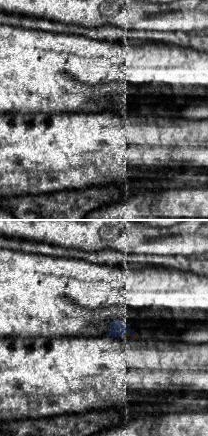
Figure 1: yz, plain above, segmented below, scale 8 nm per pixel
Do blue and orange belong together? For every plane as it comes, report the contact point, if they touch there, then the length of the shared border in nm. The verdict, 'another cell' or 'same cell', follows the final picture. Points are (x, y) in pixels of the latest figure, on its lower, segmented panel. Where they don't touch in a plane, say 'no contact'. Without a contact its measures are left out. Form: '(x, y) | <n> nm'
(130, 333) | 100 nm

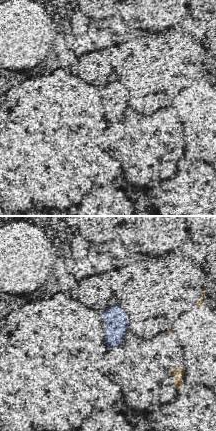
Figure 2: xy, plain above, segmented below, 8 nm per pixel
(126, 329) | 40 nm

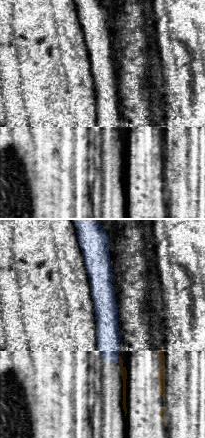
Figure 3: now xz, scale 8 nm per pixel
(118, 359) | 60 nm

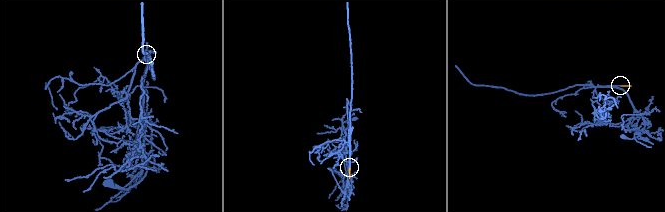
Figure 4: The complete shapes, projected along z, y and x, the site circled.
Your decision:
another cell

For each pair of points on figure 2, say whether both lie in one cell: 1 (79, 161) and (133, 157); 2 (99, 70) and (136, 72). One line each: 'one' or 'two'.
1: two
2: two

